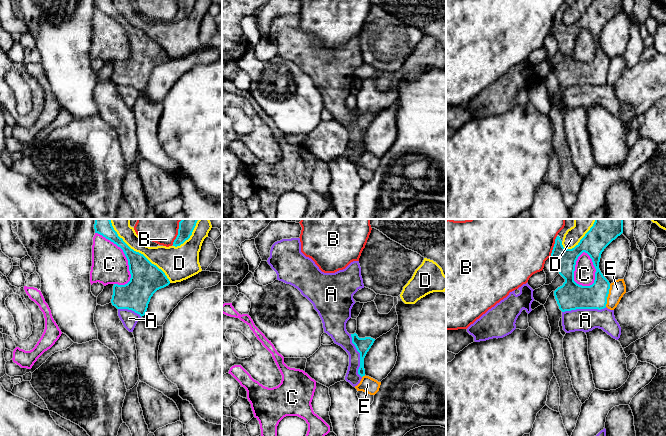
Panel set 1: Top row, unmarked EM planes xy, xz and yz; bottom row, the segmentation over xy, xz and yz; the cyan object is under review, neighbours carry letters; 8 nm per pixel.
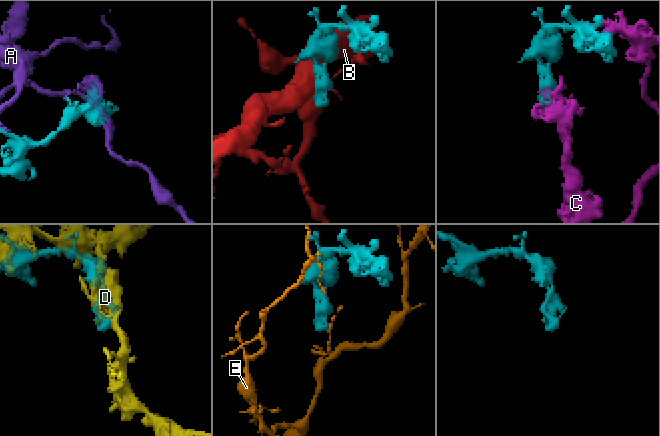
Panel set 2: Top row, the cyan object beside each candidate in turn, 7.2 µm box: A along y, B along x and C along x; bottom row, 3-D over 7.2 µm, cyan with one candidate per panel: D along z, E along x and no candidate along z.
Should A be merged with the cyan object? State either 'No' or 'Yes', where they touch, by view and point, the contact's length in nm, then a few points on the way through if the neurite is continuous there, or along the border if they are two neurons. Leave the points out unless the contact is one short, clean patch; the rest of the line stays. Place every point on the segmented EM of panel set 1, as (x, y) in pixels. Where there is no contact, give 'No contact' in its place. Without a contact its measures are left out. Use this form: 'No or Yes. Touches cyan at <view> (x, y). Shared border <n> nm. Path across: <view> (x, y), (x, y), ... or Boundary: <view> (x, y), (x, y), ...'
No. Touches cyan at yz (584, 308). Shared border 360 nm

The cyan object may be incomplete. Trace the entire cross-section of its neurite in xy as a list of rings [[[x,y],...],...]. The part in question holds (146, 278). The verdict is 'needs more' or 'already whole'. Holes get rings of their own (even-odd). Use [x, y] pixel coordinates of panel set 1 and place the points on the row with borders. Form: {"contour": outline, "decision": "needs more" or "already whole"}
{"contour": [[[95,219],[98,233],[120,247],[129,265],[130,281],[125,285],[114,284],[111,303],[117,309],[128,309],[145,315],[153,294],[170,284],[165,273],[152,264],[143,254],[131,249],[114,230],[110,219]]], "decision": "already whole"}

